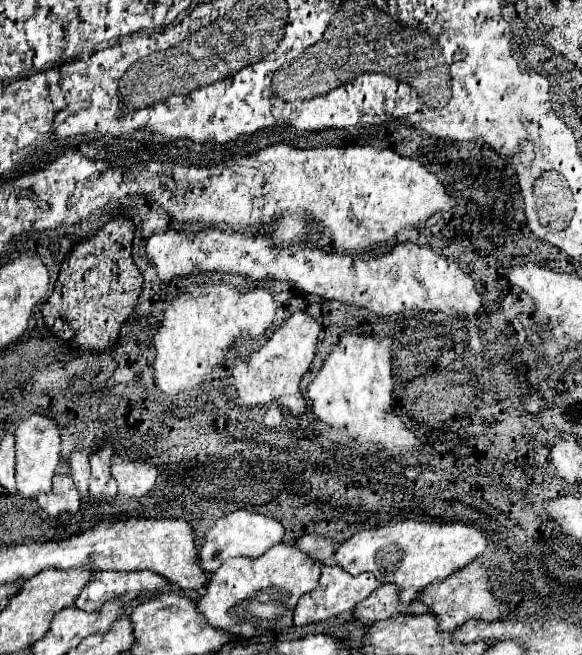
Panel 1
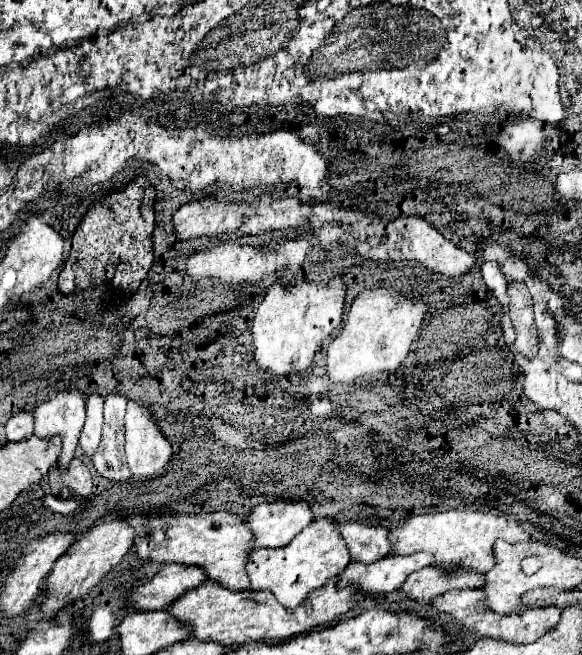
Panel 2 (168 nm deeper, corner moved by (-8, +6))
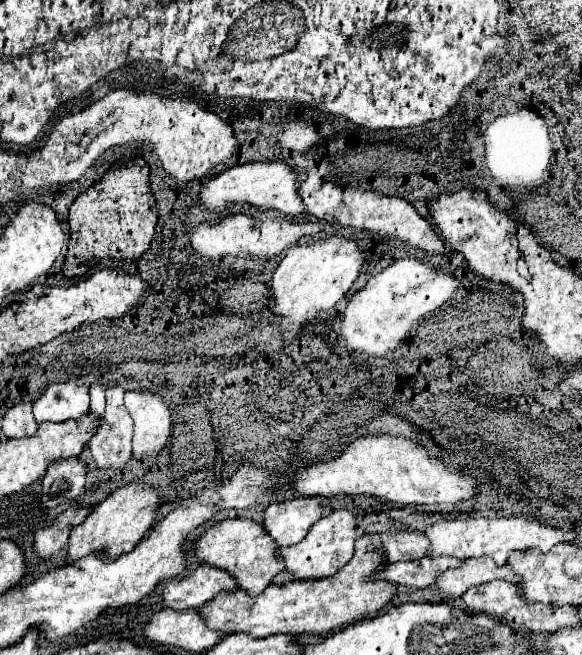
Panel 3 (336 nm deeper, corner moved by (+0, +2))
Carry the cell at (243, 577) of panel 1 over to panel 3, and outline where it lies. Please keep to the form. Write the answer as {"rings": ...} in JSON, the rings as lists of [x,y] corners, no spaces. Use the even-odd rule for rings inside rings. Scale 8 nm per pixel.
{"rings":[[[340,509],[332,511],[330,515],[324,515],[316,525],[312,525],[310,533],[296,545],[280,549],[280,555],[284,557],[286,571],[294,575],[294,579],[322,579],[330,577],[336,571],[340,571],[354,555],[354,541],[356,541],[356,515]]]}

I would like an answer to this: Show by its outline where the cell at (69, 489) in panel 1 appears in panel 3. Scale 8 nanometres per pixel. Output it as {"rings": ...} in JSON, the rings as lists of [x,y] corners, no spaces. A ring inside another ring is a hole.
{"rings":[[[68,459],[68,461],[54,461],[52,465],[48,465],[46,475],[42,479],[44,489],[52,487],[54,481],[68,481],[76,491],[84,489],[84,481],[86,481],[86,465],[80,459]]]}

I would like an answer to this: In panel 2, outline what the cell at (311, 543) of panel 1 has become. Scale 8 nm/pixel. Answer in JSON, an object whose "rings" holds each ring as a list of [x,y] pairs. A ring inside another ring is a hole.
{"rings":[[[338,523],[338,531],[344,537],[352,561],[372,563],[388,555],[388,531],[384,527],[368,527],[364,523]]]}

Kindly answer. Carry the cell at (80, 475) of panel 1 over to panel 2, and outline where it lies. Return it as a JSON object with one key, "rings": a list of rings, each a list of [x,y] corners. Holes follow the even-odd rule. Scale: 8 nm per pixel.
{"rings":[[[90,395],[86,401],[86,423],[80,431],[80,447],[86,457],[94,457],[100,445],[100,431],[102,431],[102,403],[100,395]]]}

